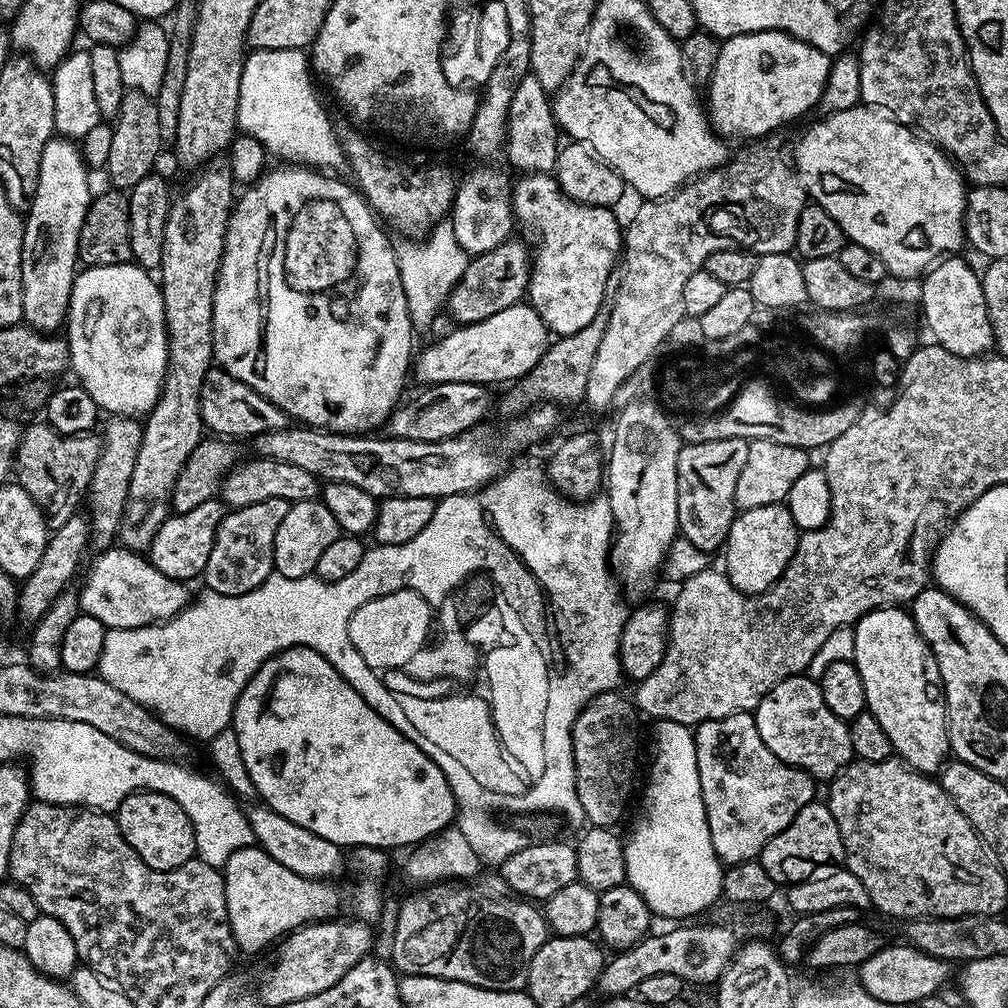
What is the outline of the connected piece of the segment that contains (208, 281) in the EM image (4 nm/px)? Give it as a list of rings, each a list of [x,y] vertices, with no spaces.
[[[217,158],[207,166],[201,167],[196,176],[181,192],[175,193],[166,218],[166,234],[162,246],[162,262],[158,269],[158,283],[164,303],[164,325],[168,331],[168,372],[164,376],[164,389],[160,400],[153,406],[143,421],[142,442],[138,446],[138,462],[134,462],[134,474],[130,474],[130,486],[126,494],[126,506],[122,510],[118,540],[123,547],[132,552],[147,553],[154,542],[162,522],[170,515],[172,491],[178,474],[190,454],[205,439],[206,429],[200,413],[200,395],[202,378],[206,378],[208,369],[213,367],[214,357],[214,290],[220,273],[220,263],[226,242],[228,219],[232,217],[234,207],[234,181],[232,168],[227,159]]]

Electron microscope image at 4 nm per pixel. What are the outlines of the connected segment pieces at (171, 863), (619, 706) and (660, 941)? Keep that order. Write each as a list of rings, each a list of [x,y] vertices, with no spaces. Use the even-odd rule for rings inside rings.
[[[134,792],[120,803],[114,815],[126,842],[130,842],[146,866],[169,872],[196,856],[196,835],[192,823],[174,798],[157,792]]]
[[[619,691],[600,692],[579,712],[570,730],[575,764],[575,788],[585,821],[595,828],[615,827],[624,814],[638,752],[638,717],[635,705]]]
[[[696,924],[690,926],[672,926],[669,932],[660,932],[649,934],[644,939],[639,940],[633,948],[626,948],[615,953],[616,956],[607,961],[604,965],[603,972],[600,973],[598,981],[599,991],[604,991],[605,997],[623,997],[625,994],[631,993],[633,990],[639,989],[640,983],[646,978],[651,978],[654,974],[678,974],[678,978],[682,978],[689,985],[692,984],[709,984],[715,985],[720,979],[720,975],[728,969],[728,964],[732,960],[732,956],[742,943],[742,937],[735,932],[728,924]]]

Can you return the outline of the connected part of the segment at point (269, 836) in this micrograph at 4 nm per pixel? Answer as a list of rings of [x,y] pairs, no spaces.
[[[259,807],[247,809],[248,821],[253,833],[258,837],[259,847],[263,848],[266,854],[270,854],[274,862],[286,866],[286,870],[294,870],[294,874],[307,880],[331,881],[336,878],[332,876],[342,875],[344,868],[346,872],[346,856],[340,853],[343,852],[341,845],[326,838],[318,838],[318,834],[306,830],[306,826],[298,826],[290,822],[290,818],[282,818],[282,814],[270,807]]]

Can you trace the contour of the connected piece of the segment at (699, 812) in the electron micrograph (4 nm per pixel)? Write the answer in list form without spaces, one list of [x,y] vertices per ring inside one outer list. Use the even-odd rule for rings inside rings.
[[[657,720],[656,753],[652,756],[652,769],[648,772],[648,789],[640,800],[640,813],[632,824],[628,836],[623,837],[626,858],[627,883],[646,902],[653,917],[665,916],[668,922],[684,922],[687,916],[704,912],[722,896],[724,868],[710,842],[710,826],[706,822],[706,806],[702,802],[702,786],[698,778],[696,738],[693,729],[686,724]]]

